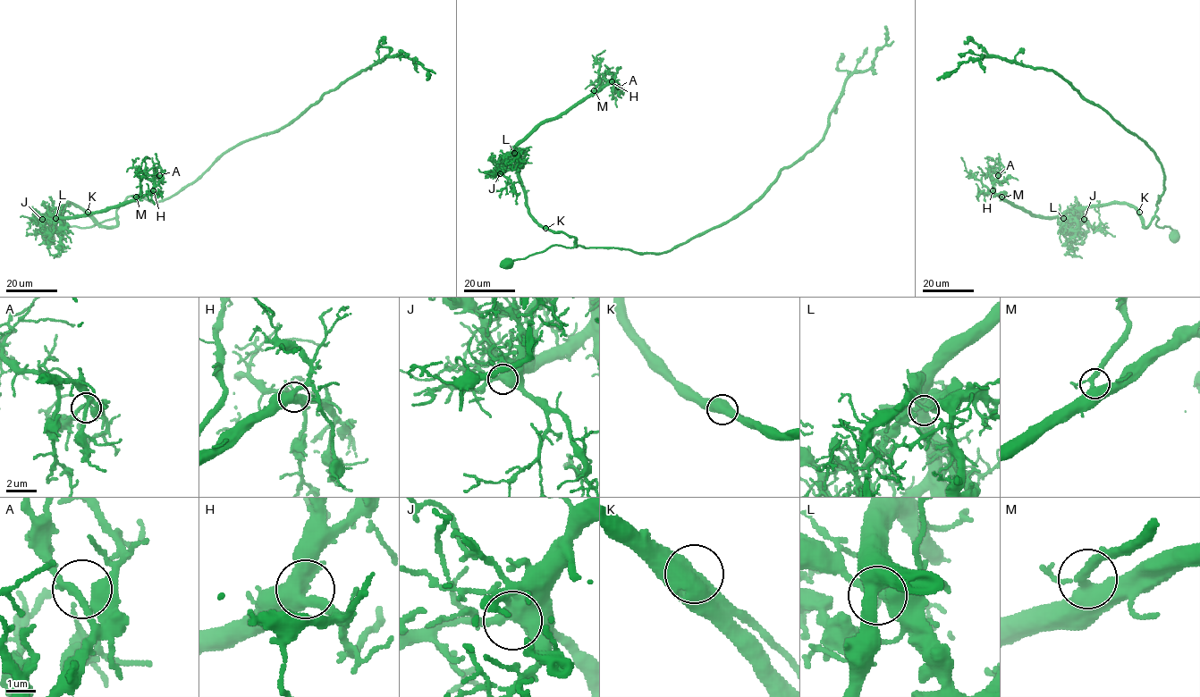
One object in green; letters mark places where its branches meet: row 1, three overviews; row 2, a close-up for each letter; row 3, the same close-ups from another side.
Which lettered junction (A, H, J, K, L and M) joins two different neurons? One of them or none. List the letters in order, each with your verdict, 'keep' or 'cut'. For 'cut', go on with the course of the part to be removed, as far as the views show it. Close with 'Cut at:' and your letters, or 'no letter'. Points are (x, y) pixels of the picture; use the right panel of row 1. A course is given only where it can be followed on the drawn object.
A: keep
H: keep
J: keep
K: keep
L: keep
M: keep
Cut at: no letter

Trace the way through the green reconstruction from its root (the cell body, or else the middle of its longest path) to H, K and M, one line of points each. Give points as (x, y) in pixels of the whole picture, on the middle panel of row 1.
H: (509, 264), (553, 245), (576, 244), (574, 237), (543, 228), (530, 214), (515, 148), (541, 124), (612, 81)
K: (509, 264), (553, 245), (571, 247), (576, 244), (574, 237), (545, 228)
M: (509, 264), (553, 245), (576, 244), (574, 237), (543, 228), (530, 214), (515, 148), (594, 90)

